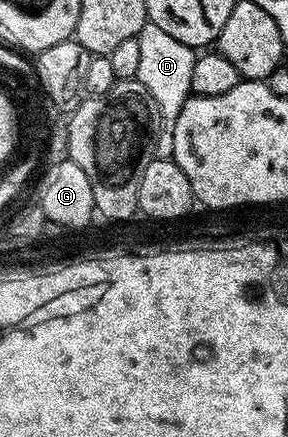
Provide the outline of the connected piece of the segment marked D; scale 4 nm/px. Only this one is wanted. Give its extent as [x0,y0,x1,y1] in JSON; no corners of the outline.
[137,23,196,161]

